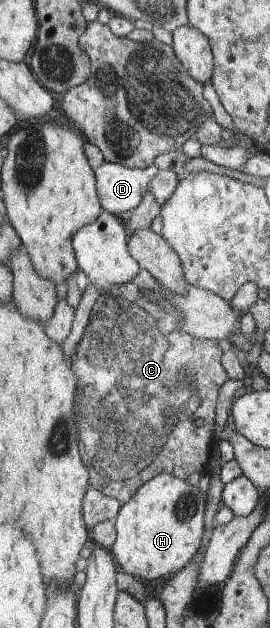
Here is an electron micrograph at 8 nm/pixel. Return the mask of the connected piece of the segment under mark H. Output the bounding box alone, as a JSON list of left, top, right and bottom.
[112,472,207,580]

